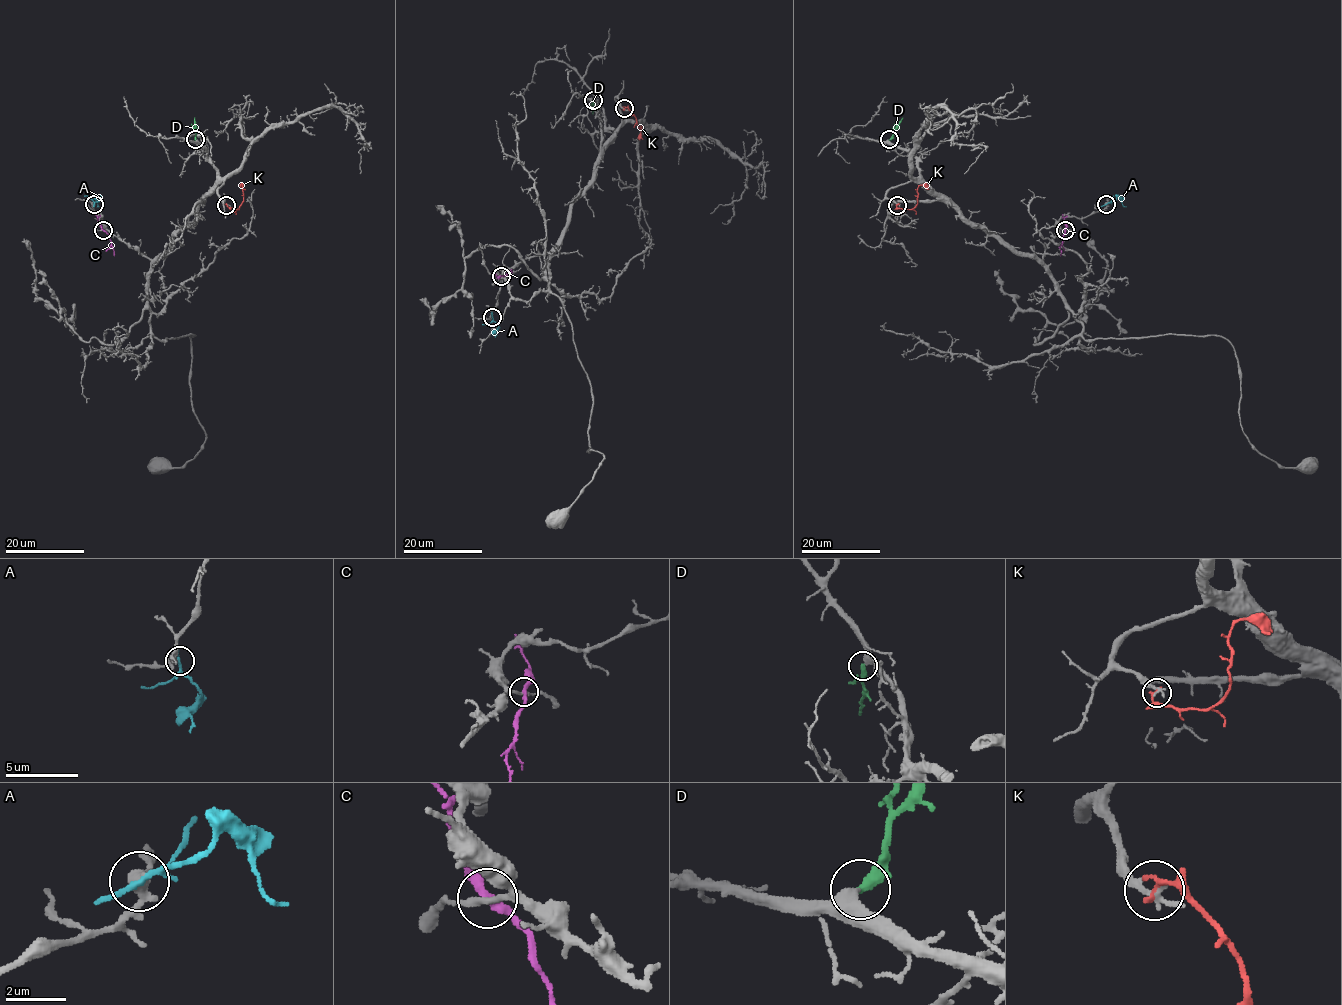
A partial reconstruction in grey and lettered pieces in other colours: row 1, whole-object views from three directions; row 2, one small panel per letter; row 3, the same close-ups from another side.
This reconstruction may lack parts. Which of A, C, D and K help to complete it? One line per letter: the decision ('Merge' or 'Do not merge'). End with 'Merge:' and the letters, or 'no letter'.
A: Do not merge
C: Do not merge
D: Merge
K: Do not merge
Merge: D

